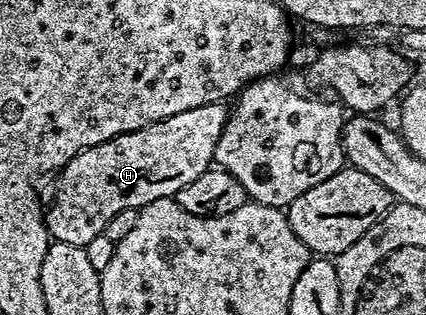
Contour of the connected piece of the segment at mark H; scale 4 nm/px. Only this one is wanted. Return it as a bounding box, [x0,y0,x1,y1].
[46,102,229,248]

